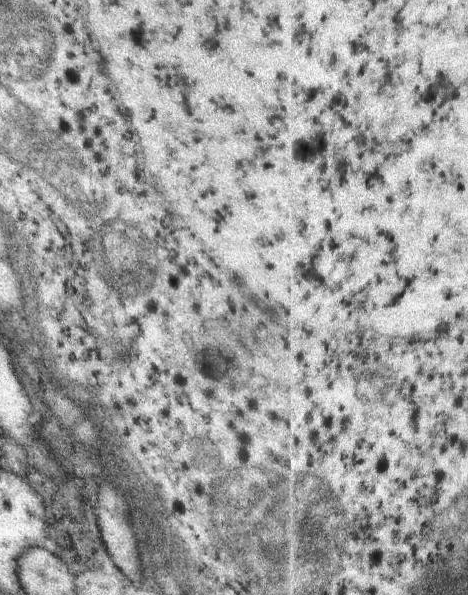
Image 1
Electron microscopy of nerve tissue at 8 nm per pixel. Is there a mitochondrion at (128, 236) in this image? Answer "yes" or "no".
yes

